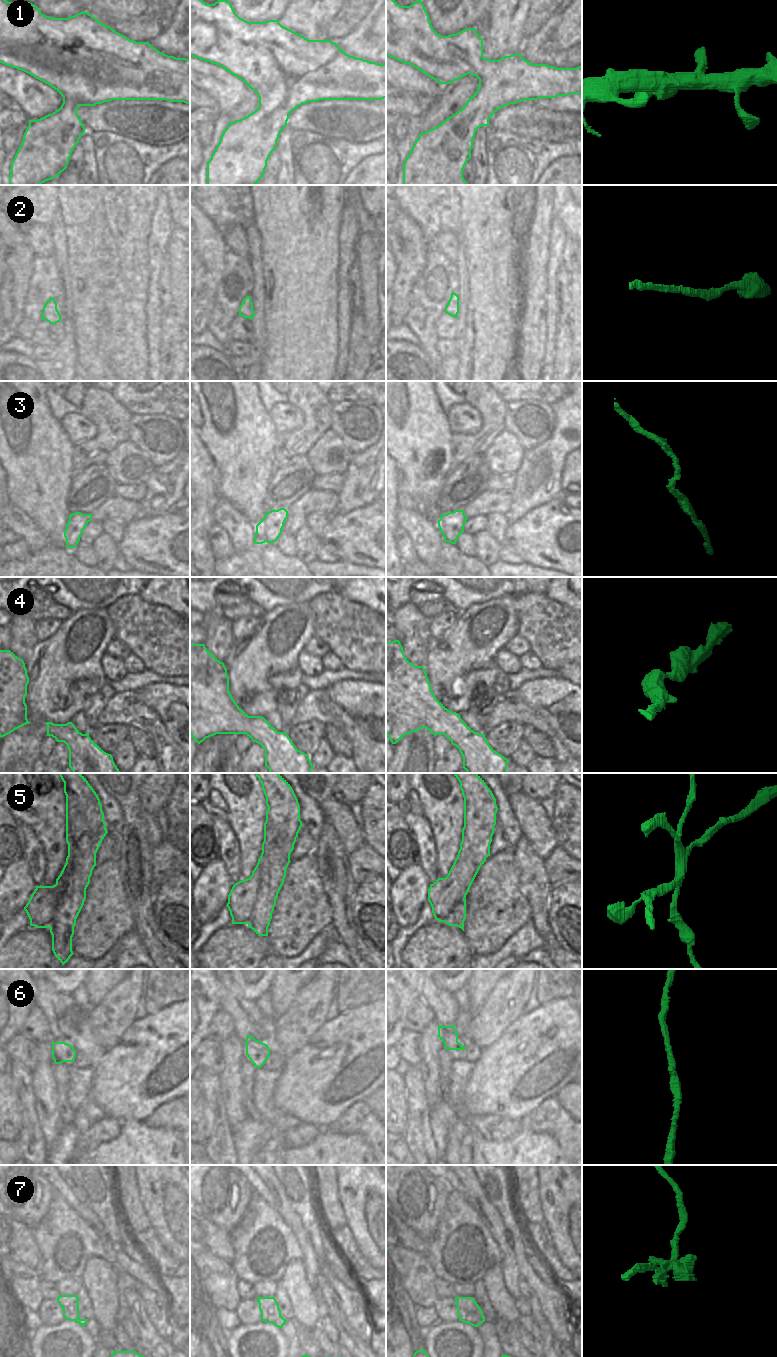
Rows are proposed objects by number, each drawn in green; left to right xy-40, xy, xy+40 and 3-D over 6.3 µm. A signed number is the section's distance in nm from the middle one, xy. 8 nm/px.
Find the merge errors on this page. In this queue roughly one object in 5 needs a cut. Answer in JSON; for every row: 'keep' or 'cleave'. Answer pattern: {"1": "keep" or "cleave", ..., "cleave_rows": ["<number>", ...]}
{"1": "keep", "2": "keep", "3": "keep", "4": "keep", "5": "cleave", "6": "keep", "7": "cleave", "cleave_rows": ["5", "7"]}

